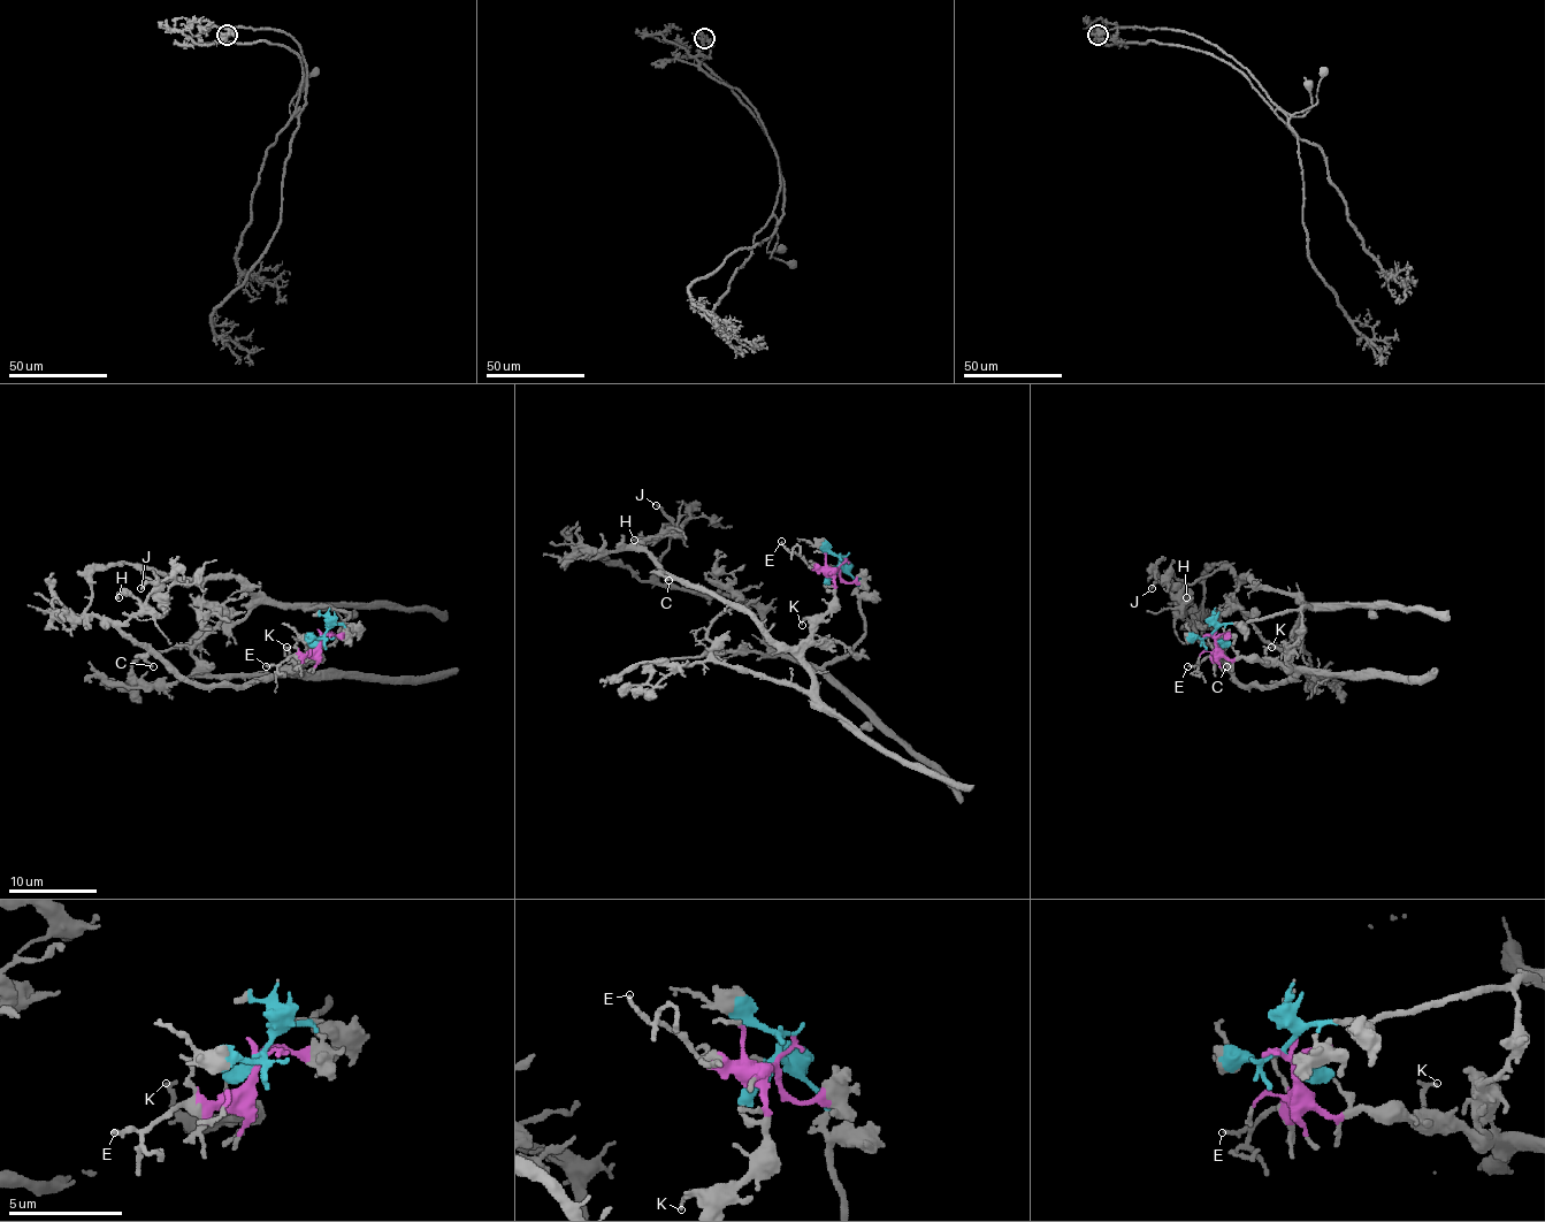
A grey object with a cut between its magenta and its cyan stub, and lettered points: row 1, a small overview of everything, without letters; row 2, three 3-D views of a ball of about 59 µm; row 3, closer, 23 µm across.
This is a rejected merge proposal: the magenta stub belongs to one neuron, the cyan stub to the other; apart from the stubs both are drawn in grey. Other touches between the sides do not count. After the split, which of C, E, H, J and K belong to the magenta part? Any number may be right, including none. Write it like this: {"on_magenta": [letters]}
{"on_magenta": ["C", "E", "H", "J", "K"]}

